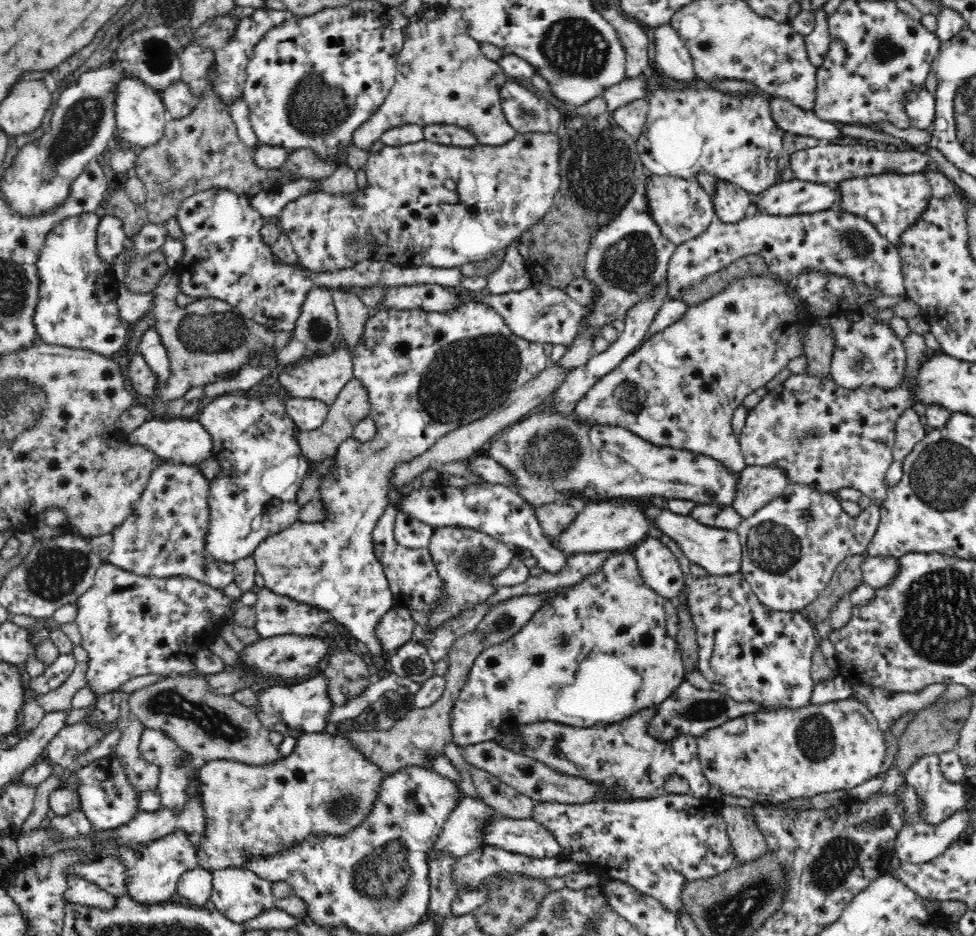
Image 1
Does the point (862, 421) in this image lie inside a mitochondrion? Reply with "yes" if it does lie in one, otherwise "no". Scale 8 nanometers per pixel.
no

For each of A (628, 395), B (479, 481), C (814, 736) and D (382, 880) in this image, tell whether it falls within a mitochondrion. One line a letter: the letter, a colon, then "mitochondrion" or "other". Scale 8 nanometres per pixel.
A: mitochondrion
B: other
C: mitochondrion
D: mitochondrion

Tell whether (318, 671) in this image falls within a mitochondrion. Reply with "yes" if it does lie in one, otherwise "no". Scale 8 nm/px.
no

